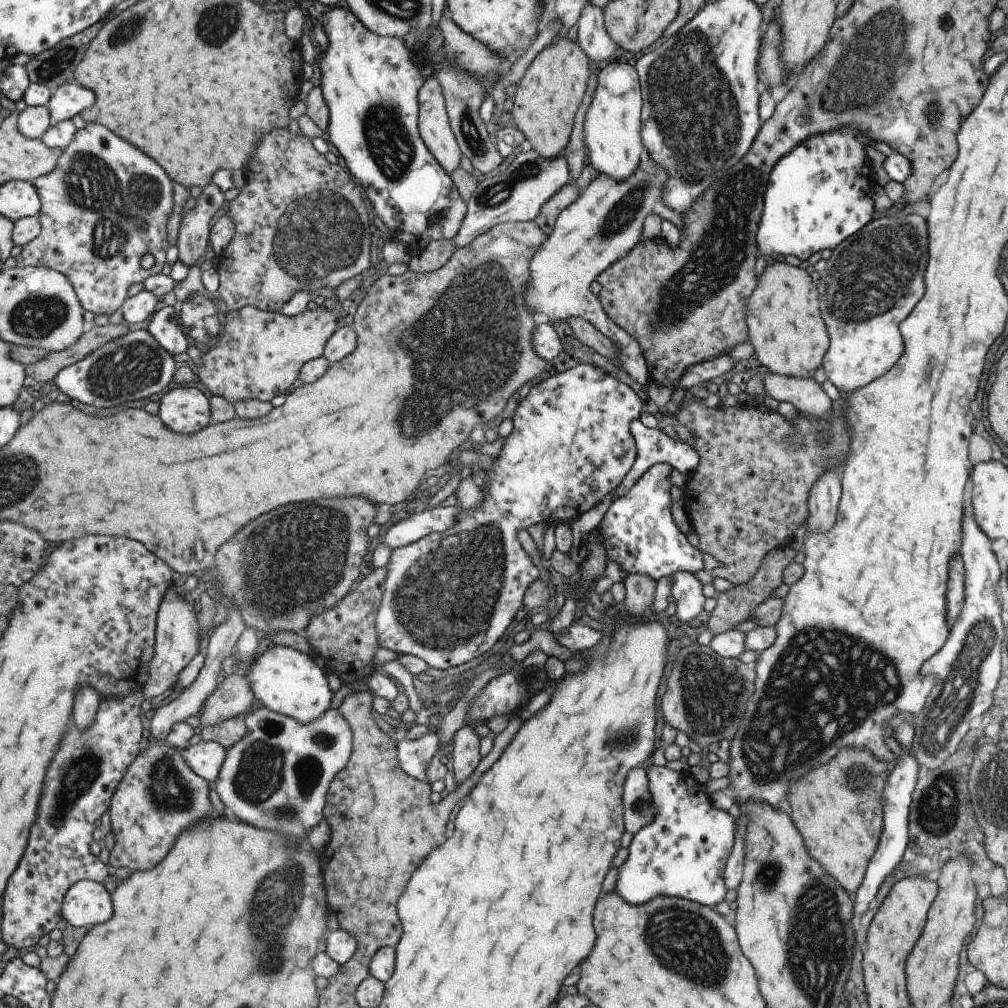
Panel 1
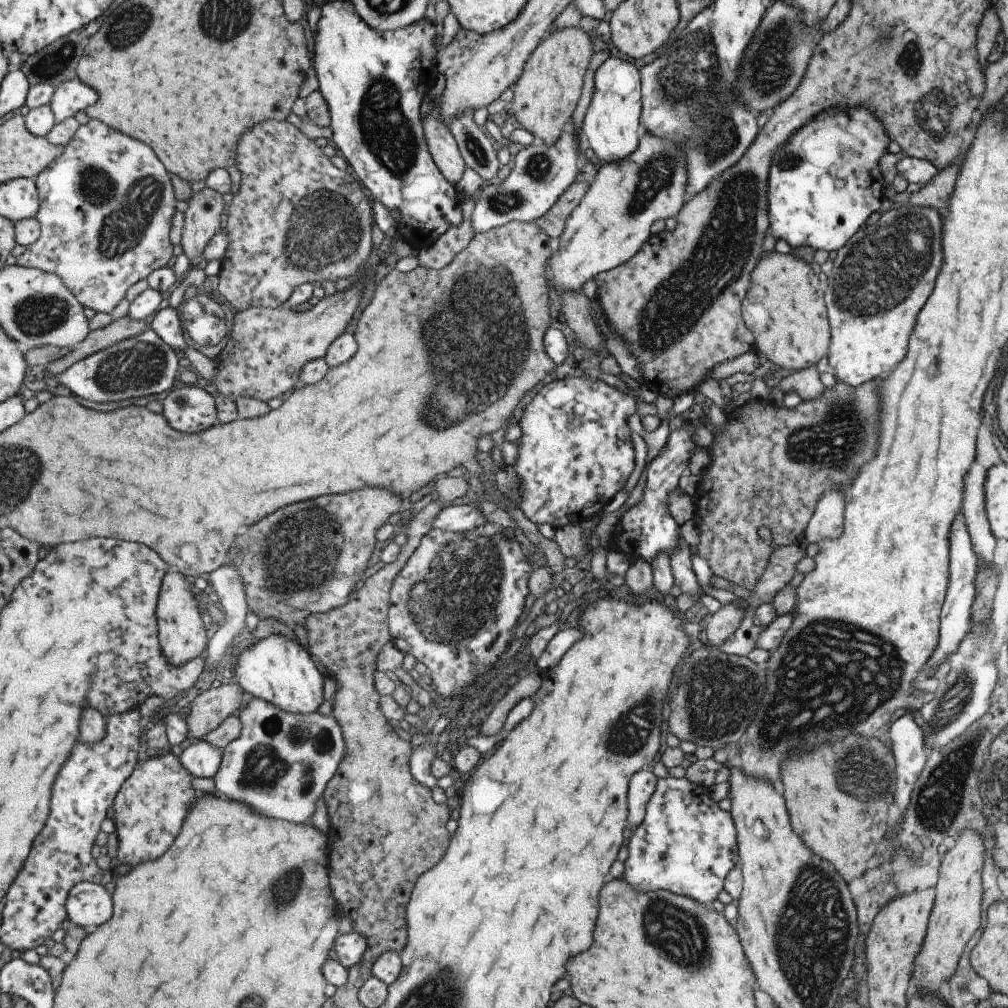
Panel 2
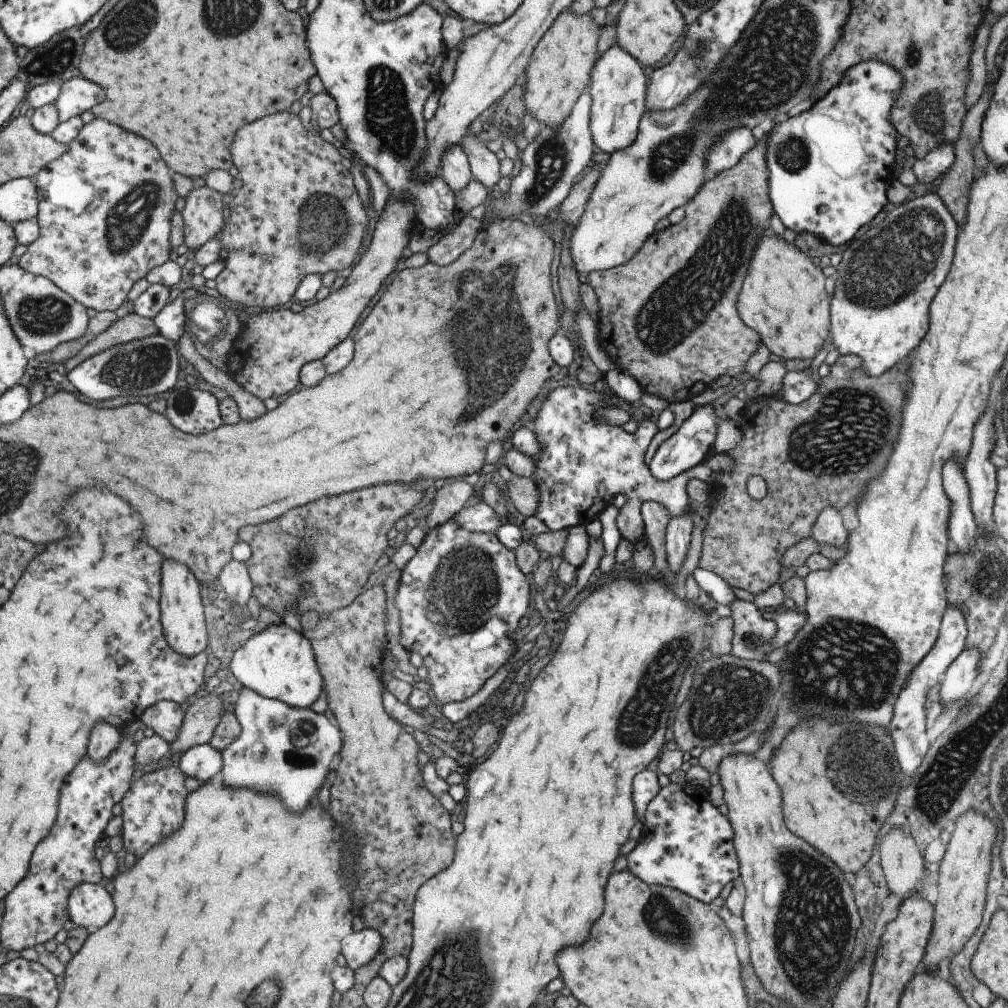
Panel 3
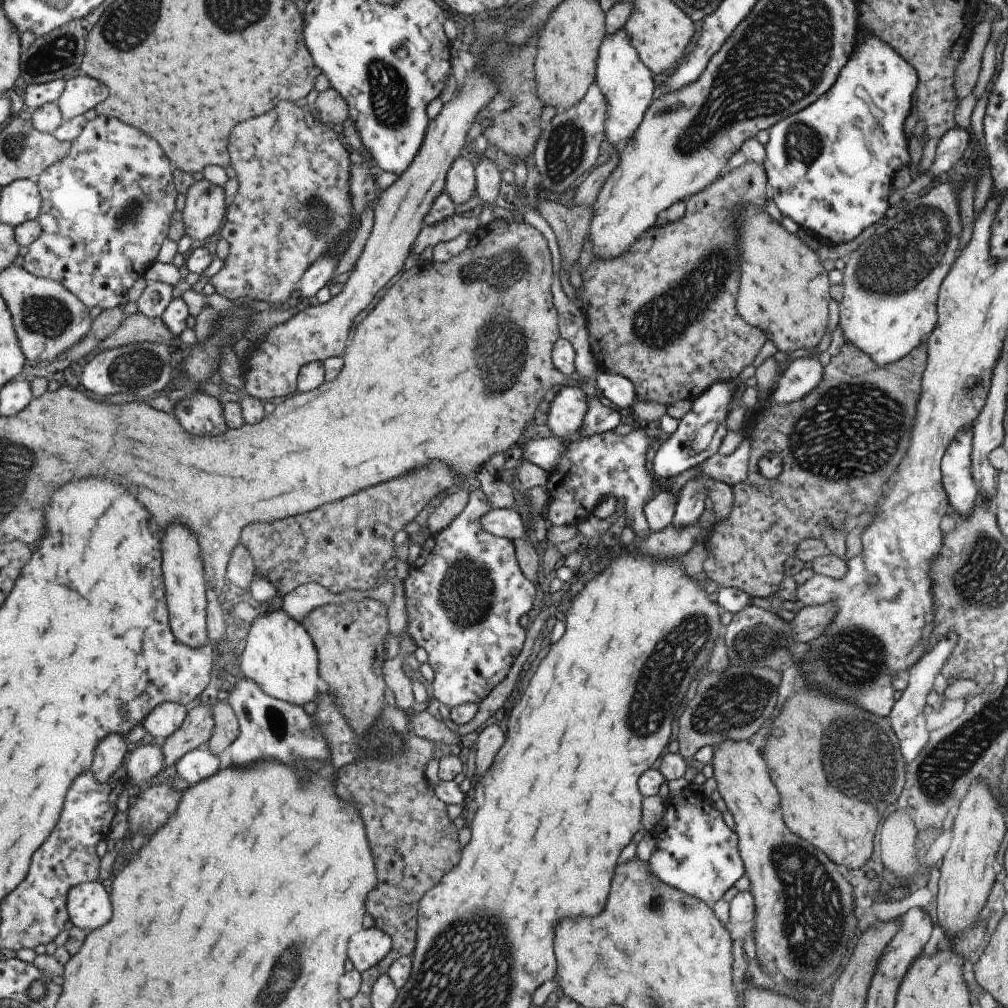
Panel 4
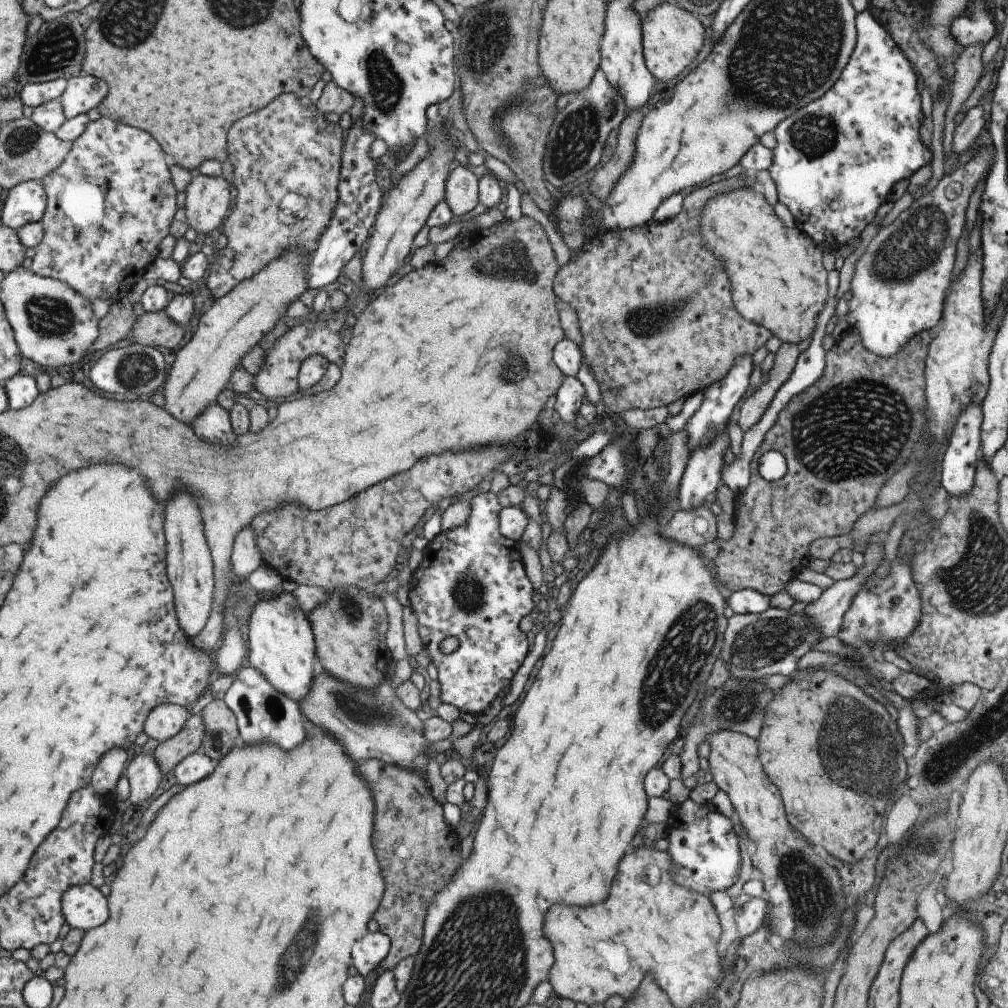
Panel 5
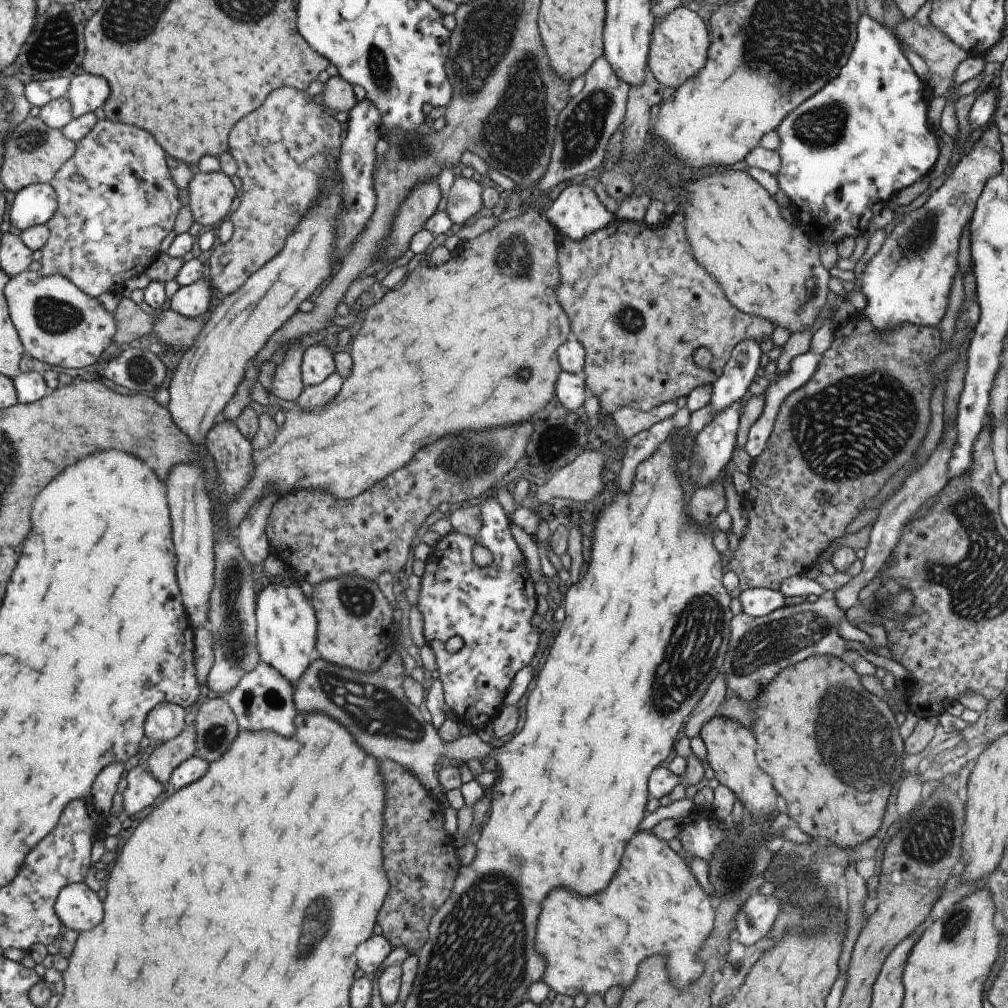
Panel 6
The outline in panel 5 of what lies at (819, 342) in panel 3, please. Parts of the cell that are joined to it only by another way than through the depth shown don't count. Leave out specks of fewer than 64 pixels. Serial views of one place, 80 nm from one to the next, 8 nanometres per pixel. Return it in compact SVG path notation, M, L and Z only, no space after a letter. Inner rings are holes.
M757 183L731 189L723 196L715 195L715 200L709 200L703 206L699 222L702 244L723 264L735 310L748 321L764 326L782 343L797 344L811 337L817 314L827 298L827 271L822 265L821 247L797 226L785 226L773 213L773 207L767 204Z

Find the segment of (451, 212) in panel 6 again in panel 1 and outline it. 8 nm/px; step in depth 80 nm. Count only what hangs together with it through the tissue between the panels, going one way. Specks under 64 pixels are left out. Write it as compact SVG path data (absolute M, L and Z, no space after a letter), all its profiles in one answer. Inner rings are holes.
M430 75L417 92L418 132L435 162L447 172L459 166L460 151L451 133L439 82Z

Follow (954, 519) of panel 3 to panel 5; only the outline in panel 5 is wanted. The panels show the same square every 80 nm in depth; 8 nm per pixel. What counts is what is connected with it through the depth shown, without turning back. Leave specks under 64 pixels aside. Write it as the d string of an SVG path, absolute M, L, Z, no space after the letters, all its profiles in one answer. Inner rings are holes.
M973 403L959 411L947 449L941 460L941 472L939 472L940 486L945 489L947 496L963 496L972 487L973 477L976 471L976 460L980 449L980 424L982 421L981 403Z

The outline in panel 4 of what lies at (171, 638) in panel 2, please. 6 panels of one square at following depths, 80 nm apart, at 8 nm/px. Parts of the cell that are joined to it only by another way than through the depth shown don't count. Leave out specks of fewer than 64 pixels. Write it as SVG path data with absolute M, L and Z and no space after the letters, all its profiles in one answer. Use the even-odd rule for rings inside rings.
M173 522L165 528L161 540L161 570L168 608L168 621L173 636L183 644L198 647L209 644L205 636L206 578L202 563L202 549L189 528Z

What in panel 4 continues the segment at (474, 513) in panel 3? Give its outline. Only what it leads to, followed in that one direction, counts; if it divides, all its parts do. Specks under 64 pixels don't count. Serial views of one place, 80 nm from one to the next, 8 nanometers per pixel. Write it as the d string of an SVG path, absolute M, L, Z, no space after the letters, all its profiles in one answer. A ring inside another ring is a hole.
M515 508L491 509L481 518L483 529L496 537L509 539L525 538L521 519Z

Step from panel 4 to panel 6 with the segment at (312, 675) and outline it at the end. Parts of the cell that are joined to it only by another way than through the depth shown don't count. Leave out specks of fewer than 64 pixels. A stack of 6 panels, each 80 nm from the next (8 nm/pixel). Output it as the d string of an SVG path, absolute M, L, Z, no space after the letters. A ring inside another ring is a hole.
M282 580L280 582L268 582L264 587L258 587L256 596L256 609L254 615L256 616L256 649L259 653L259 660L261 663L271 665L291 686L307 668L308 662L313 660L315 655L315 641L316 641L316 616L315 611L310 601L310 598L305 597L303 592L297 584L288 585Z

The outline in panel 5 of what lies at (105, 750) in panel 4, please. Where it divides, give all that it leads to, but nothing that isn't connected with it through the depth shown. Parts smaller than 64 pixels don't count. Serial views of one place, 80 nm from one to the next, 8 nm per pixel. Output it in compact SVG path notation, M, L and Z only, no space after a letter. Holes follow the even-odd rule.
M120 747L101 756L101 762L93 770L90 784L97 795L109 795L115 792L115 783L124 773L125 762L127 762L127 754Z

